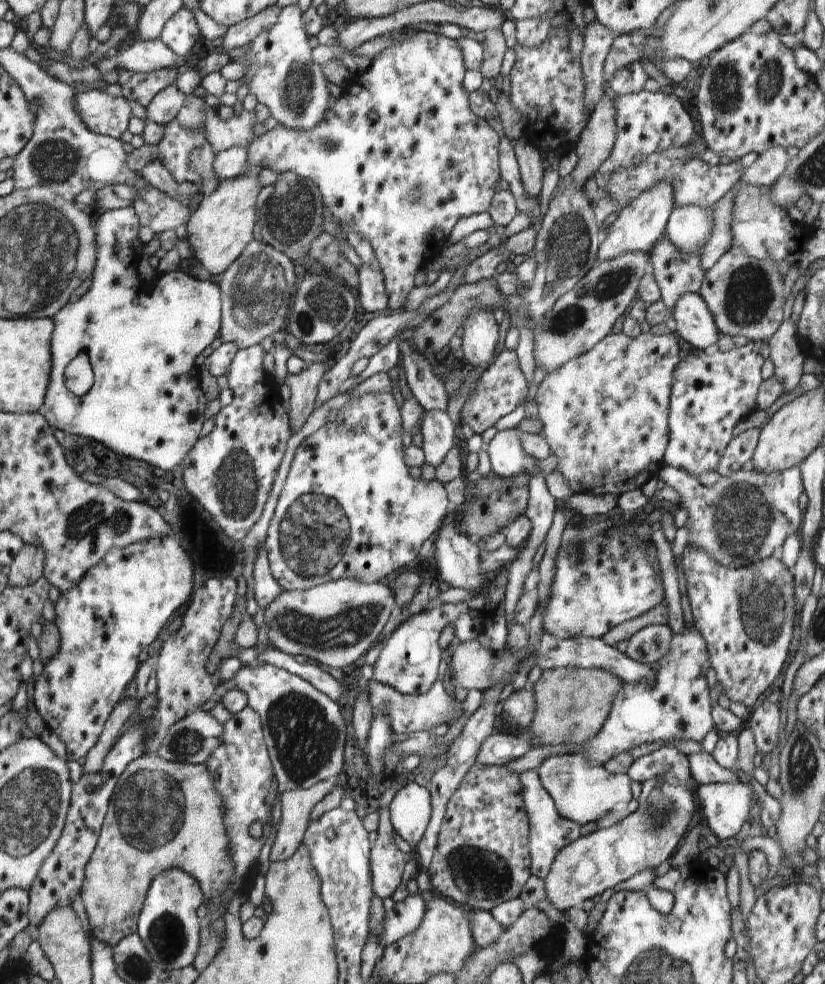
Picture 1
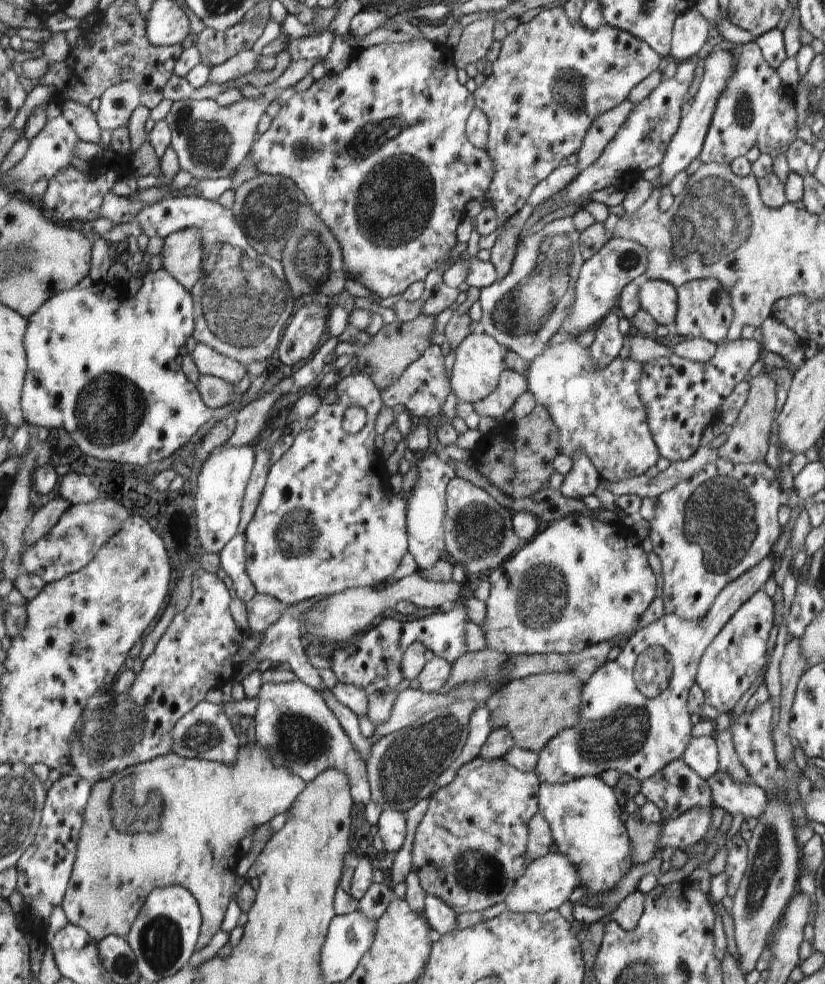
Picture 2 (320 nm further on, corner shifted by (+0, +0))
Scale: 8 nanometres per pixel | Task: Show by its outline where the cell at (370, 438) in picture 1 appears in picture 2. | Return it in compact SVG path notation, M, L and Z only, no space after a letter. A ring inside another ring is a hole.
M360 372L341 379L340 382L334 384L333 388L338 394L338 399L332 404L322 403L318 407L317 412L303 422L301 431L295 434L294 442L288 448L288 451L270 467L257 509L245 530L245 562L247 573L254 585L255 592L273 596L286 605L295 605L302 601L326 598L331 594L341 593L356 587L376 587L377 584L384 582L388 576L392 576L396 572L396 568L400 566L402 556L406 554L406 544L409 544L409 542L406 542L408 493L401 490L400 493L391 498L386 496L386 488L390 476L388 476L387 470L384 470L384 460L382 460L381 453L374 448L374 436L376 436L374 422L376 422L378 411L384 404L383 393L369 375ZM352 405L361 406L366 411L367 416L366 426L353 435L344 432L344 429L341 427L342 415L346 408ZM384 474L387 474L387 484L384 484L384 480L382 480Z

